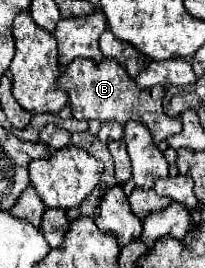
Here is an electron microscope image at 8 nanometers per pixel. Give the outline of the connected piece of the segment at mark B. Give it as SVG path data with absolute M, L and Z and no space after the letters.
M77 58L67 68L63 68L59 86L69 92L69 104L73 108L75 120L99 120L99 122L117 120L121 124L129 120L139 120L149 126L153 140L157 144L181 130L181 118L169 118L163 112L161 102L165 96L165 88L161 86L153 86L147 90L139 88L117 60L103 58L101 62L93 62L91 58Z

